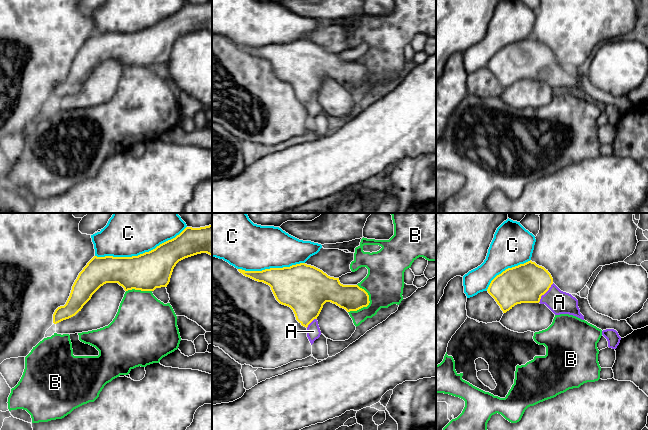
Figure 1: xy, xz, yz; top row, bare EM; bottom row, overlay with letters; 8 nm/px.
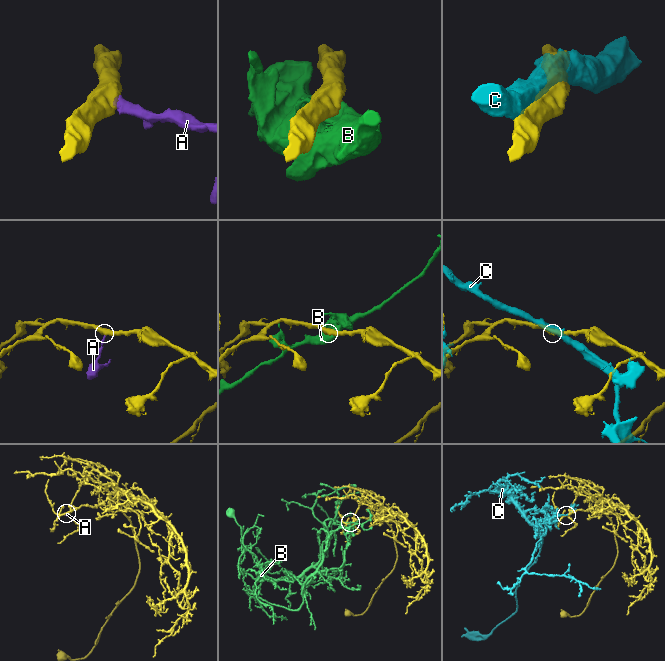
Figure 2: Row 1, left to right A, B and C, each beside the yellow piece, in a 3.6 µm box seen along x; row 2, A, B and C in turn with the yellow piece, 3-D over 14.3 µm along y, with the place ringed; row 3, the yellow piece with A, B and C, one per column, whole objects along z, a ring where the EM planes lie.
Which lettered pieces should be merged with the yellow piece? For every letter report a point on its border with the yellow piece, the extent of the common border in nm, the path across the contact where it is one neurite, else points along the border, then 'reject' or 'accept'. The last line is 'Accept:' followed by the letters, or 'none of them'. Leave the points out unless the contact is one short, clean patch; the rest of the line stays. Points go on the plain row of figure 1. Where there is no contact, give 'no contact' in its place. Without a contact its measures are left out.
A: yz (544, 69) | 200 nm | across yz (526, 59), (536, 61), (544, 69), (559, 78) | accept
B: xz (368, 80) | 240 nm | reject
C: xy (140, 30) | 750 nm | reject
Accept: A

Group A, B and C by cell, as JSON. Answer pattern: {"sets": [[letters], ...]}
{"sets": [["A"], ["B"], ["C"]]}

